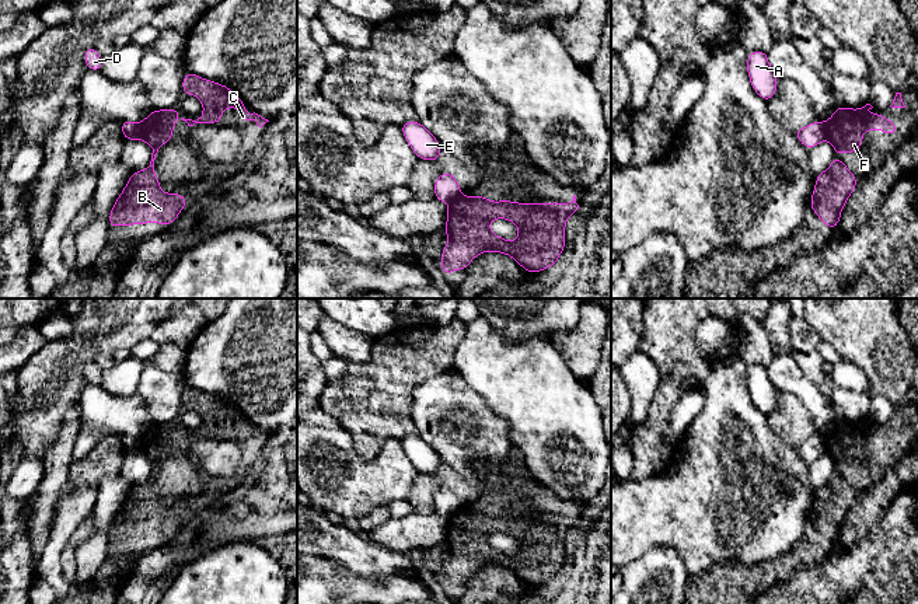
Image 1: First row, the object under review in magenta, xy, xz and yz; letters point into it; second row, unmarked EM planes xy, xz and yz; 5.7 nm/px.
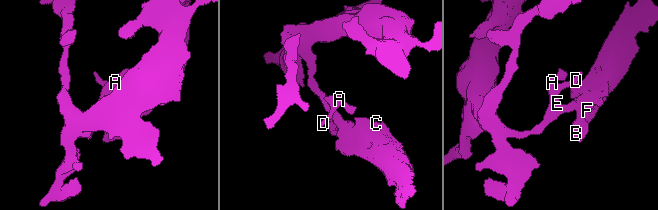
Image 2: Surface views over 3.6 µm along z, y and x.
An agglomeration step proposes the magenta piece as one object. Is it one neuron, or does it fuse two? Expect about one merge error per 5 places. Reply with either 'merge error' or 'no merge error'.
merge error

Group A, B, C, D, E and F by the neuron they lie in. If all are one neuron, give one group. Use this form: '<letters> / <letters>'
A D E / B C F

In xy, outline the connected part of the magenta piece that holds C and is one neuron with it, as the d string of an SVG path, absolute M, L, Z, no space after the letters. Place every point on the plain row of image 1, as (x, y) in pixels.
M188 385L185 387L185 390L182 392L182 405L184 405L184 409L196 409L199 412L200 418L203 419L205 426L202 427L200 432L198 432L196 434L192 434L192 433L184 433L179 429L177 422L158 423L158 425L151 425L150 429L139 437L139 441L142 446L142 453L153 462L151 475L146 483L135 485L130 488L126 500L123 502L123 505L121 506L119 512L116 513L116 516L114 517L114 520L111 523L109 541L115 542L119 540L132 540L132 538L143 540L144 537L157 537L157 538L171 540L174 537L174 534L179 530L181 524L185 521L188 513L182 507L164 507L158 497L158 490L154 486L154 474L156 474L156 468L158 467L158 461L168 455L172 455L174 437L179 432L182 434L185 434L188 437L188 440L193 440L195 437L221 437L221 425L223 423L238 422L241 436L251 436L255 433L256 439L259 441L262 441L266 436L269 436L268 433L262 432L261 429L258 429L255 426L249 429L245 423L247 419L244 418L244 415L241 412L238 412L227 399L202 392L198 388L188 387Z

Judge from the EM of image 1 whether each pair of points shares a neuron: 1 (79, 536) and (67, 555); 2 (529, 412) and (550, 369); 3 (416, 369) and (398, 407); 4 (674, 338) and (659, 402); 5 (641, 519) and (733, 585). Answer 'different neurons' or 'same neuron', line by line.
1: same neuron
2: same neuron
3: same neuron
4: same neuron
5: different neurons

